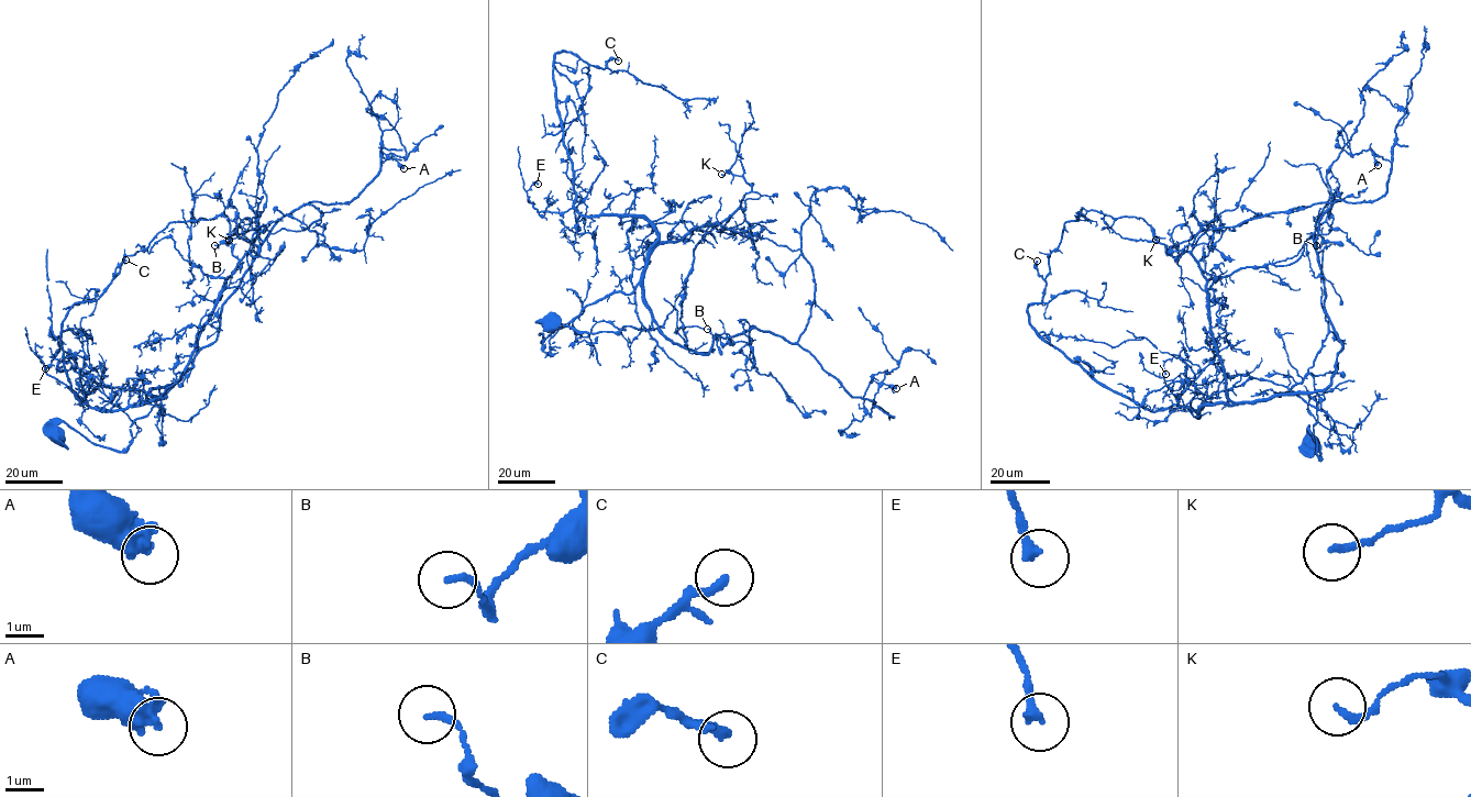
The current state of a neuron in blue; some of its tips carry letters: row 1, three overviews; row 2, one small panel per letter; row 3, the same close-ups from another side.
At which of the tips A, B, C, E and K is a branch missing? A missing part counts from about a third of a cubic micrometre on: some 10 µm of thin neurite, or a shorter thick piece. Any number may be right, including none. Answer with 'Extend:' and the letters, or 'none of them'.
Extend: none of them

